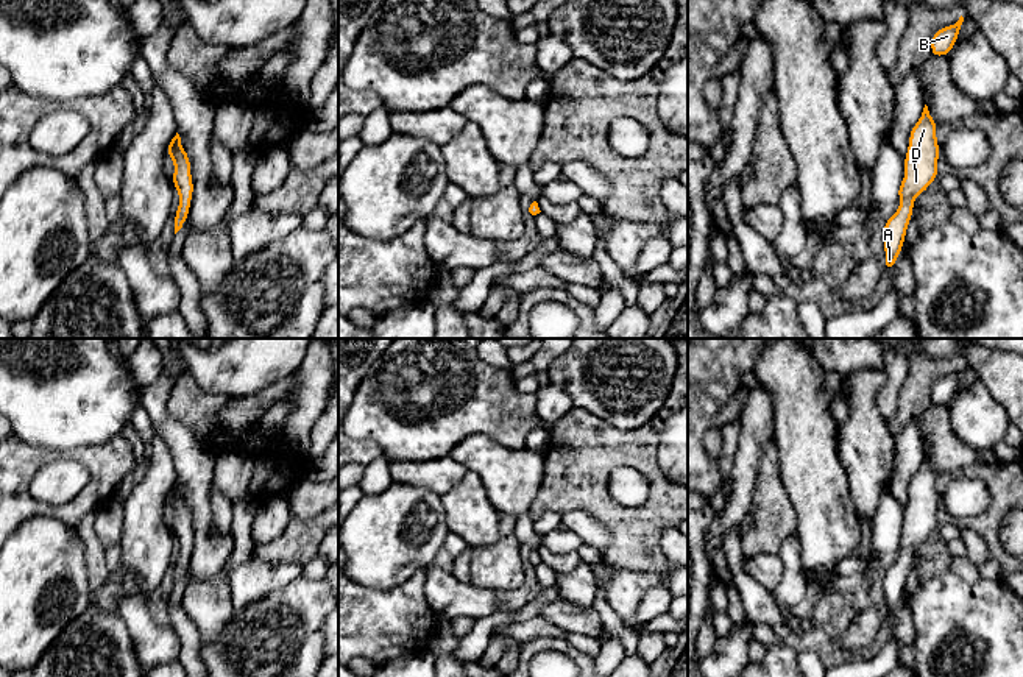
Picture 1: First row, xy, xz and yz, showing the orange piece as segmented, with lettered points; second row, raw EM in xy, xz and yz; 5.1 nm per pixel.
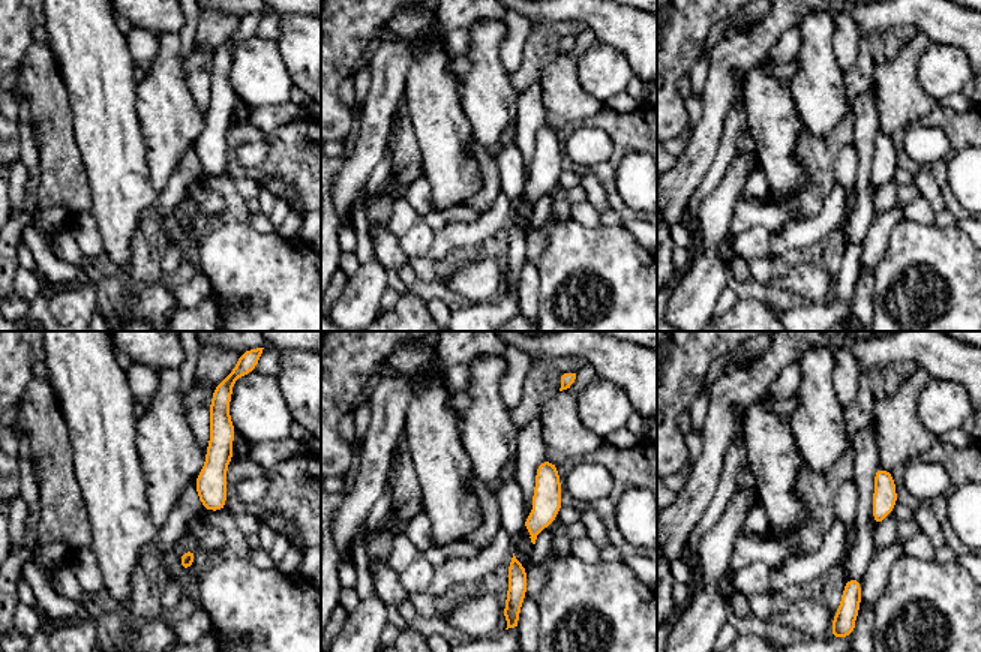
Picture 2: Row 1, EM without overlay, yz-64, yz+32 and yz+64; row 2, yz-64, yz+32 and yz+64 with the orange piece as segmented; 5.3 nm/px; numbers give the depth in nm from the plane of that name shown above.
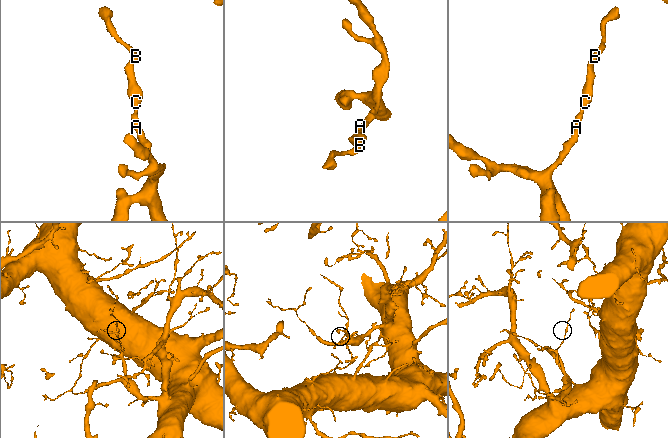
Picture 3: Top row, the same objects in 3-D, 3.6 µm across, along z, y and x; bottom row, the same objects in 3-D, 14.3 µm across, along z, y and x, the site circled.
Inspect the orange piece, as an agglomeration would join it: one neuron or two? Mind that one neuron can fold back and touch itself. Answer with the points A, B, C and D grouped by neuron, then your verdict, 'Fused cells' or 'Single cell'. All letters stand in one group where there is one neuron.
Groups: A B C D. Single cell

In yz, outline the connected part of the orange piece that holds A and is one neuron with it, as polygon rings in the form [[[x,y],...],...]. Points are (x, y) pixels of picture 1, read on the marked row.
[[[925,105],[920,120],[914,125],[909,134],[909,148],[904,156],[906,175],[898,187],[900,207],[884,223],[884,265],[886,270],[895,267],[900,256],[906,229],[914,211],[914,198],[923,193],[929,183],[937,179],[939,144],[936,139],[937,123],[931,119]]]

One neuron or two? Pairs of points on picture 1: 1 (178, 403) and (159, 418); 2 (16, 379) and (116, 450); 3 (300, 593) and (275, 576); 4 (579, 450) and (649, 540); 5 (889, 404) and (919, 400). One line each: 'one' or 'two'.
1: two
2: two
3: two
4: one
5: two

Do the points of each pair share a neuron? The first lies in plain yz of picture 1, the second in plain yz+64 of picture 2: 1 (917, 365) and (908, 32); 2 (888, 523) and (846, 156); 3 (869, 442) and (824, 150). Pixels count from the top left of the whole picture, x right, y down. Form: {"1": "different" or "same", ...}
{"1": "same", "2": "same", "3": "different"}

